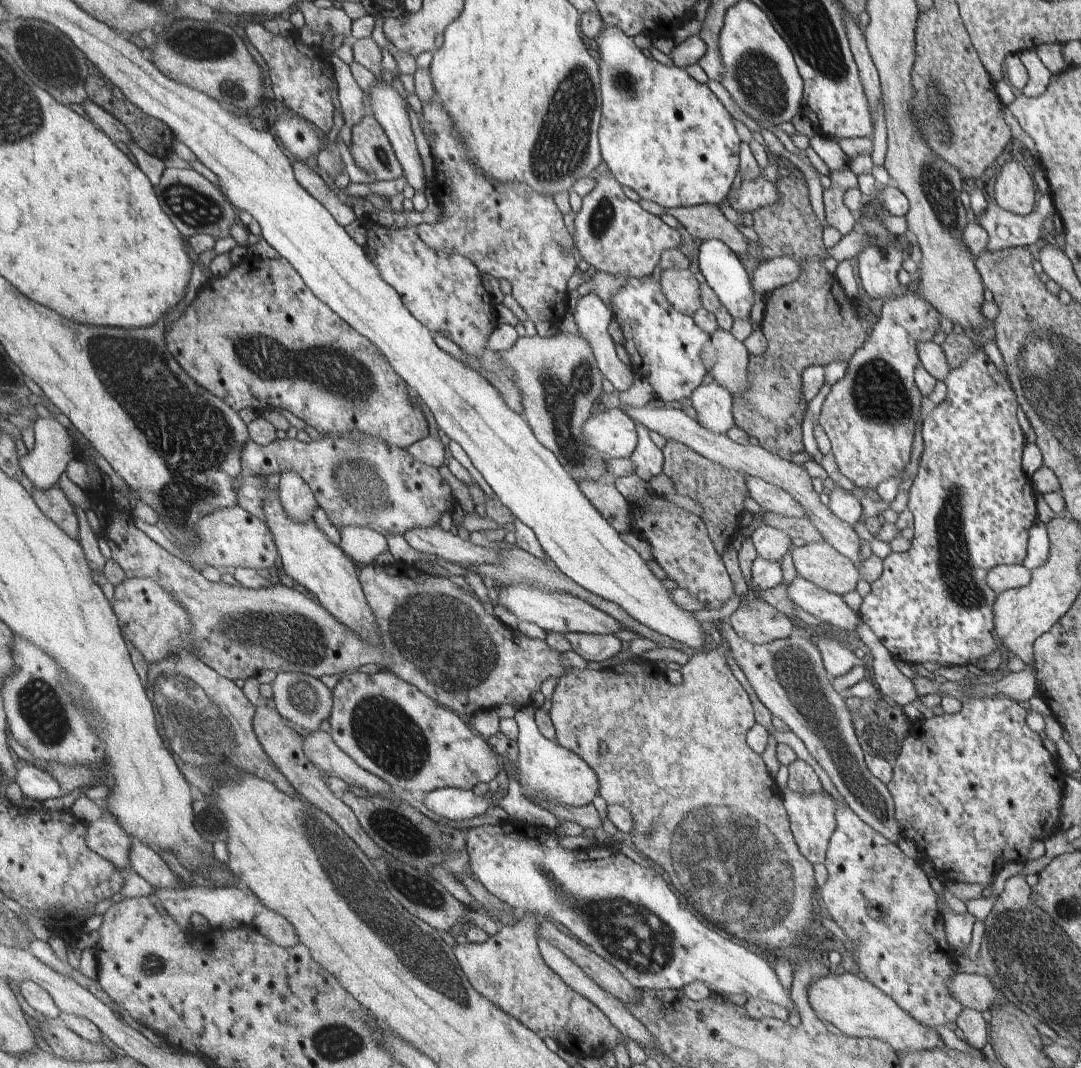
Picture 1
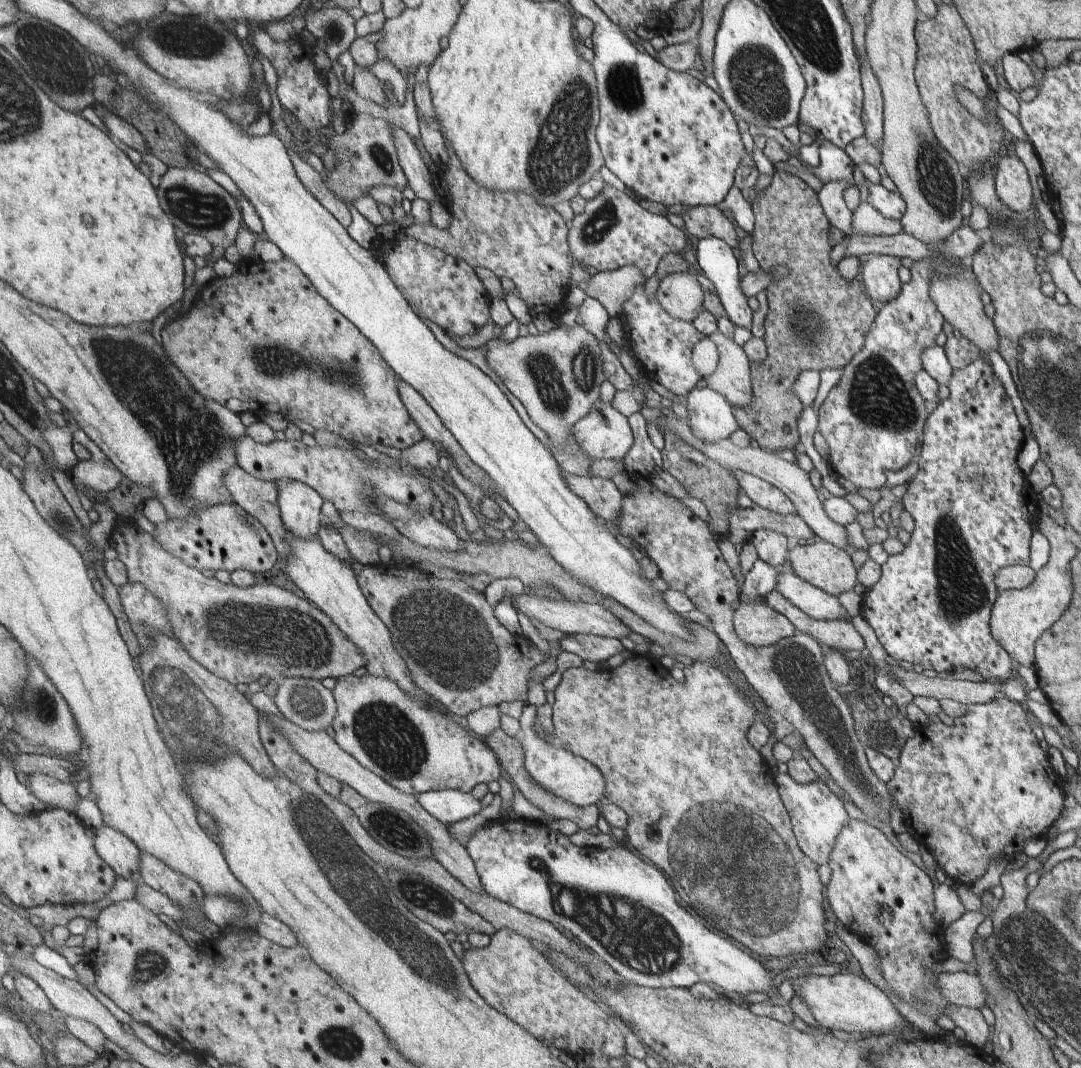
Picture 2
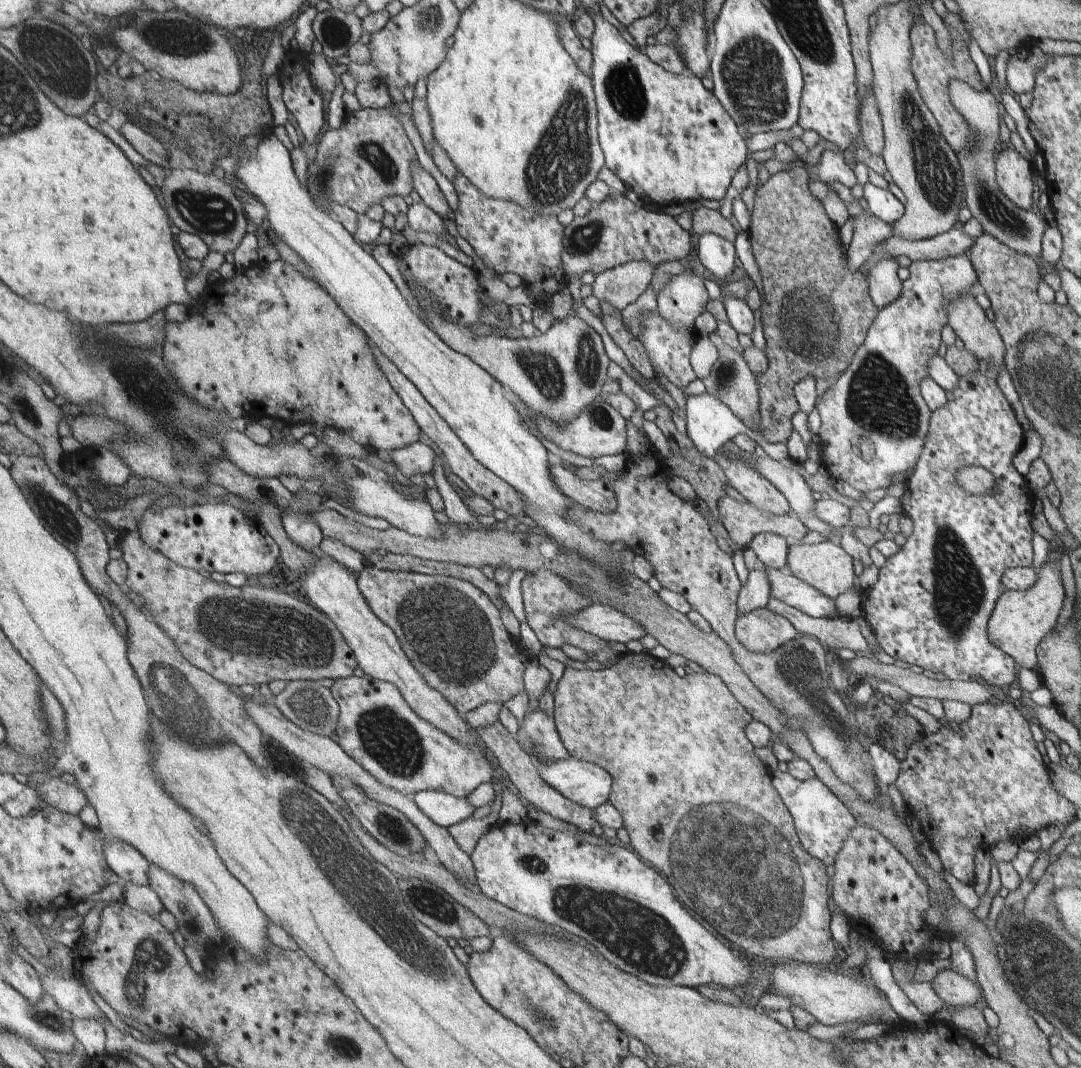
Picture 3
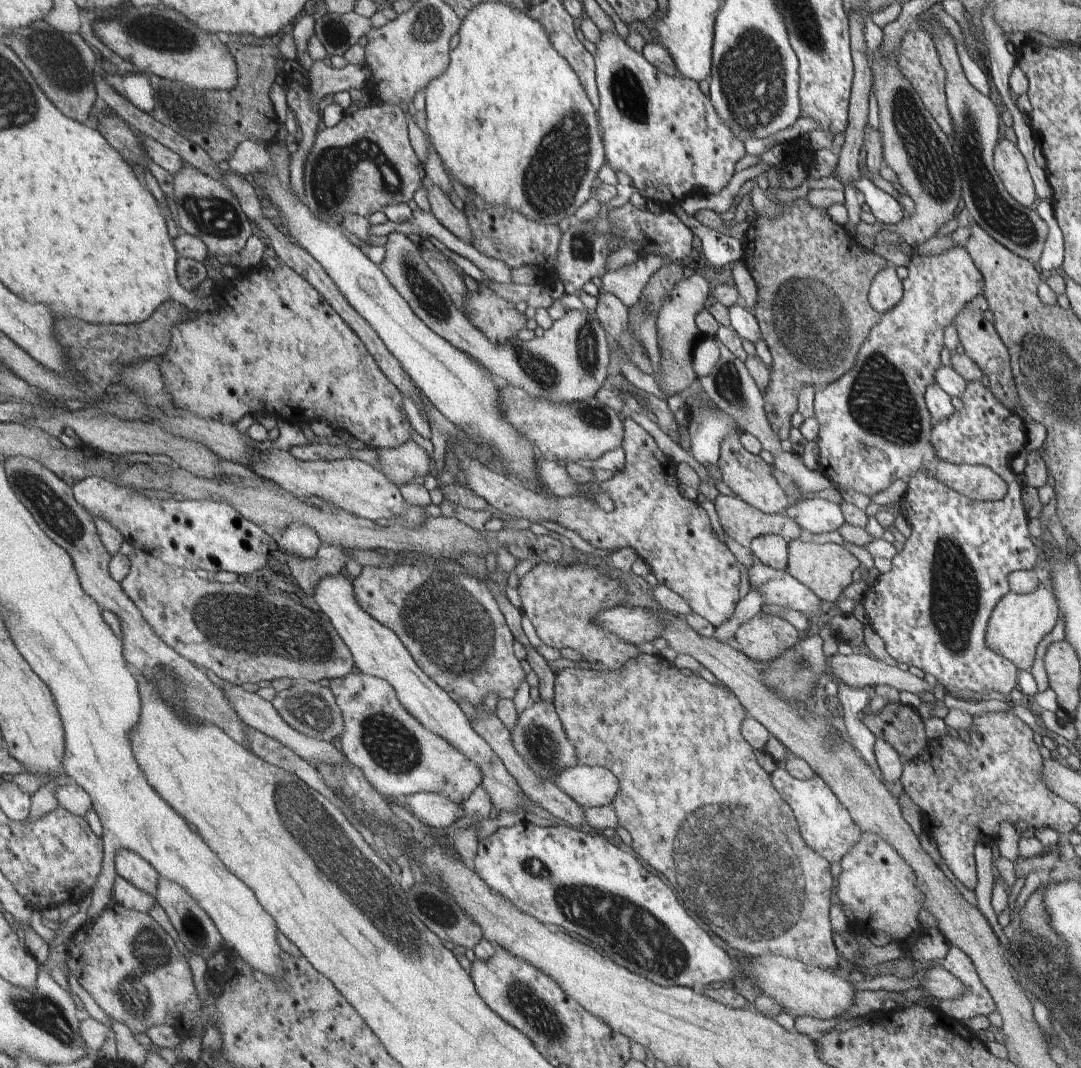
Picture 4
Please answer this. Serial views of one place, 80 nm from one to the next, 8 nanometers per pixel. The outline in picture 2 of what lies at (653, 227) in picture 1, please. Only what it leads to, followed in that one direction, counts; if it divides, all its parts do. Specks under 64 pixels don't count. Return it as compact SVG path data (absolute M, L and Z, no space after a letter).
M605 184L602 192L592 200L587 200L585 209L574 215L570 226L568 244L576 262L596 268L598 271L611 271L626 265L637 266L646 278L658 271L663 256L678 255L686 248L685 232L668 221L666 215L655 215L642 208L624 191Z

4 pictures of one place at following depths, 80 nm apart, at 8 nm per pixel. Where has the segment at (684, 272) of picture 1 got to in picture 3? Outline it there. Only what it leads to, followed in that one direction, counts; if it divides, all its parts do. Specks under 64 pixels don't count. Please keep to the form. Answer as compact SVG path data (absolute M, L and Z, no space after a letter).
M692 273L676 275L657 294L659 314L675 329L695 331L695 320L709 301L704 281Z

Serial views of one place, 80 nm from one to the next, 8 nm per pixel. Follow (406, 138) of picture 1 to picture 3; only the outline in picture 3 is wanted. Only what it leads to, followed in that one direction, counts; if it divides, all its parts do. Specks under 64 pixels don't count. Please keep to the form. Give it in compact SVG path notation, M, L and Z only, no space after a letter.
M422 167L415 168L415 189L426 203L442 219L454 219L455 212L448 205L444 193L438 187L436 180Z

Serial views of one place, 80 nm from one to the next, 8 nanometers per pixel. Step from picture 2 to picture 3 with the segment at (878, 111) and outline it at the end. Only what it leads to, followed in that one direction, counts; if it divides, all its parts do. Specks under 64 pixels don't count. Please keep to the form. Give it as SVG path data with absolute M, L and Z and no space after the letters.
M873 90L862 102L859 128L864 146L874 156L880 155L885 145L885 138L881 118L877 109L877 100L875 99Z

